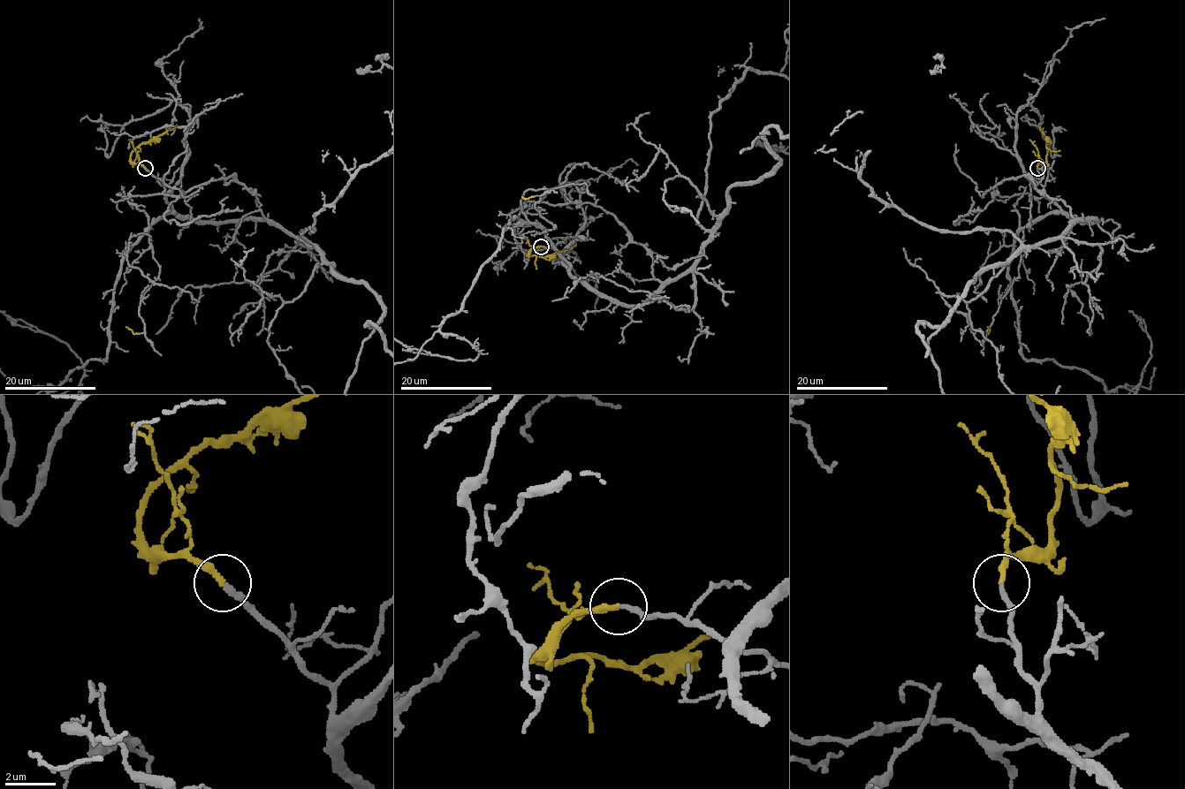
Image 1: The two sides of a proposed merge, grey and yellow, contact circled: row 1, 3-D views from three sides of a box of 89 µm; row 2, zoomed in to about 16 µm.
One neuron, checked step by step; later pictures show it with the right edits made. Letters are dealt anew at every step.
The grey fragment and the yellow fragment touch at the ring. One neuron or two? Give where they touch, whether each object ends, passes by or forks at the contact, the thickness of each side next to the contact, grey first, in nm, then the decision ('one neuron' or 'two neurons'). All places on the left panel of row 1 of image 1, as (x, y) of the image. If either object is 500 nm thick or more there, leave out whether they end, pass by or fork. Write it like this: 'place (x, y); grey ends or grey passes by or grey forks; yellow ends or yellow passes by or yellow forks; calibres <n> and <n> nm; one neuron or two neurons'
place (145, 168); grey ends; yellow ends; calibres 240 and 240 nm; two neurons

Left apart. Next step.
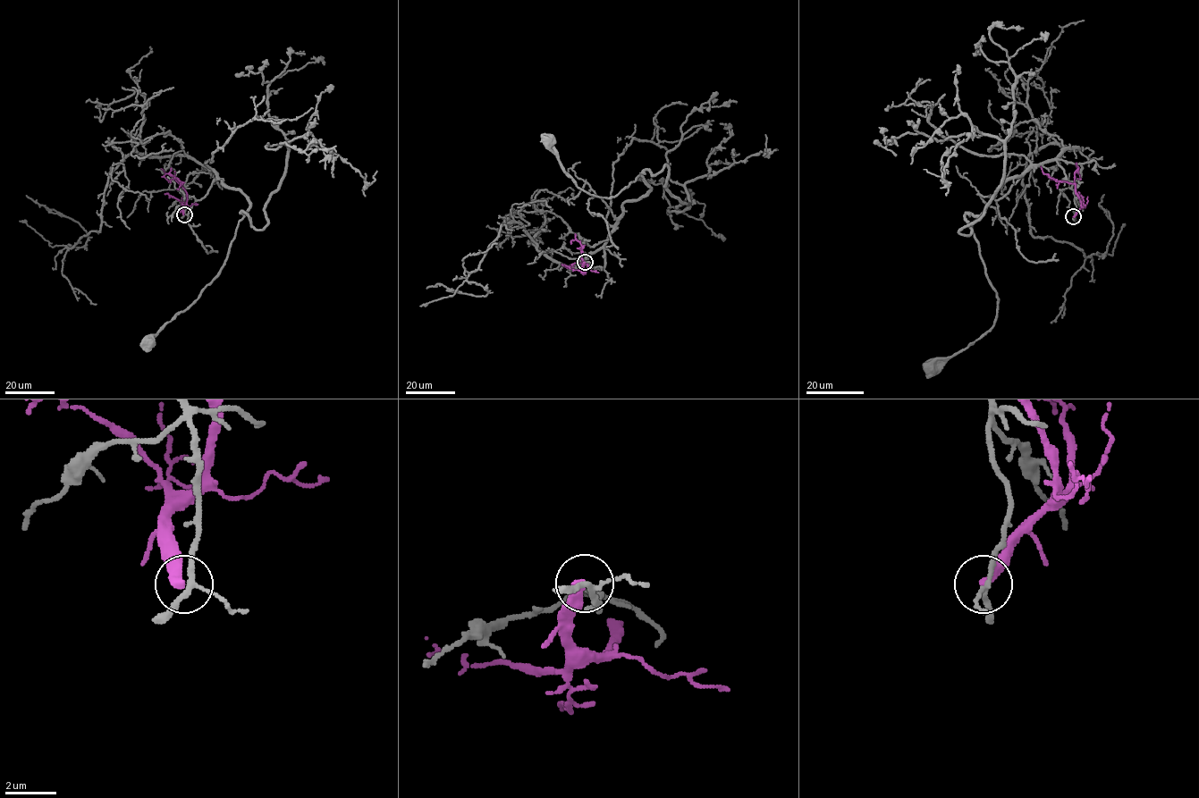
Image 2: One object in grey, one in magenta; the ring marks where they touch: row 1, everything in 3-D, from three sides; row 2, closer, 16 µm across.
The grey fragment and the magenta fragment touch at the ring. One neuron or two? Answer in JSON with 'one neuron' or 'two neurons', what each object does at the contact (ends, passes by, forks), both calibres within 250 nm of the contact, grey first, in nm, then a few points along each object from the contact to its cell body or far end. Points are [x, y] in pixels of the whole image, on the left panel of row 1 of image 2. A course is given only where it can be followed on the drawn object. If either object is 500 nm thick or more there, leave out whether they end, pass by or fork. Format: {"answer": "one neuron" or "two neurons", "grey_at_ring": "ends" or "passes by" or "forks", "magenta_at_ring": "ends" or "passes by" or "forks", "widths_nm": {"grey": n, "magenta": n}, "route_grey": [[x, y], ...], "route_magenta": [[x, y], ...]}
{"answer": "two neurons", "grey_at_ring": "forks", "magenta_at_ring": "ends", "widths_nm": {"grey": 170, "magenta": 400}, "route_grey": [[184, 214], [181, 189], [204, 165], [226, 185], [237, 188], [249, 205], [219, 273], [145, 347], [146, 343]], "route_magenta": [[183, 214], [187, 194], [180, 181], [174, 177], [174, 172]]}

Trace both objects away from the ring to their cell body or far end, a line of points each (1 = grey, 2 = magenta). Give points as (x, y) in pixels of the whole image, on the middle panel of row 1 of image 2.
1: (585, 262), (604, 267), (604, 242), (621, 205), (650, 188), (638, 176), (614, 196), (588, 194), (546, 139)
2: (584, 262), (583, 267), (586, 269), (587, 265), (582, 262), (580, 243), (575, 233)

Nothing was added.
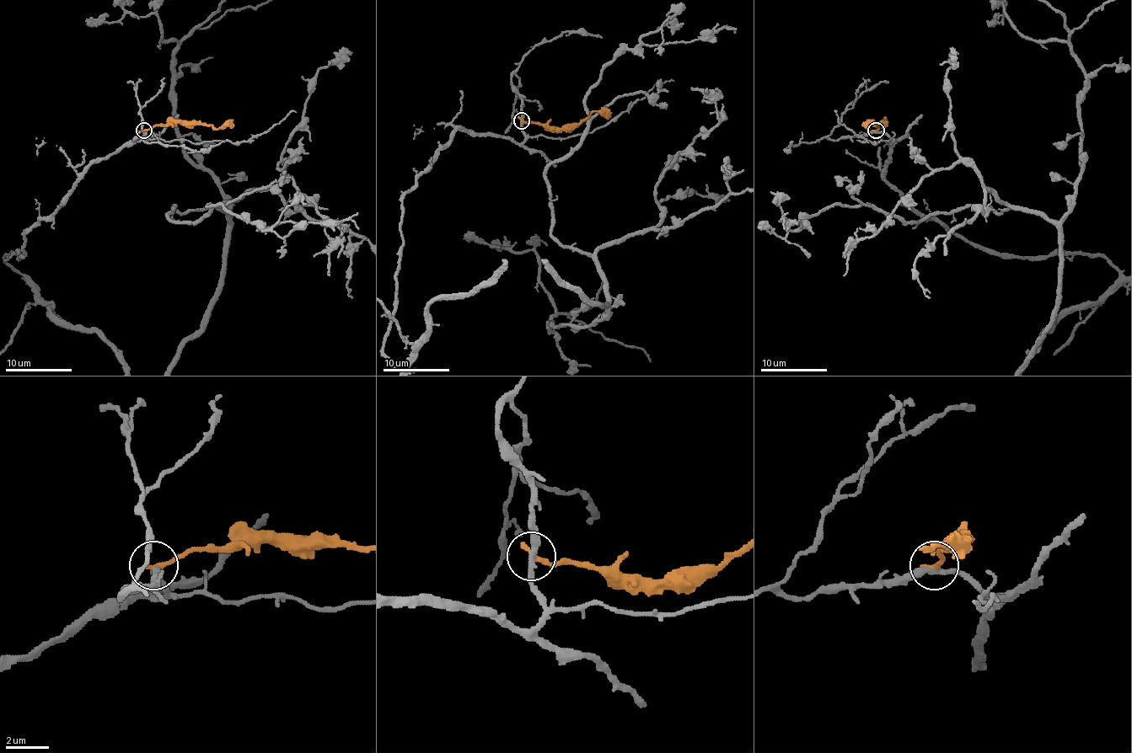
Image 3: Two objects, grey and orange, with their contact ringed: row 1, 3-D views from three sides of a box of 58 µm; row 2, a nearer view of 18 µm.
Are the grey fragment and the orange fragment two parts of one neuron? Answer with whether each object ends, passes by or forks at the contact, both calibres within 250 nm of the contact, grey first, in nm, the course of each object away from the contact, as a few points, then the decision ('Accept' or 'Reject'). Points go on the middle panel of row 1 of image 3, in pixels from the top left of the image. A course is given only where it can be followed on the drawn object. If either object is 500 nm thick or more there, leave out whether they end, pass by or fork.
At the ring grey passes by. At the ring orange ends. Thickness 280 nm (grey) against 260 nm. Course of orange: (521, 120), (574, 128), (592, 112), (611, 115). Reject

